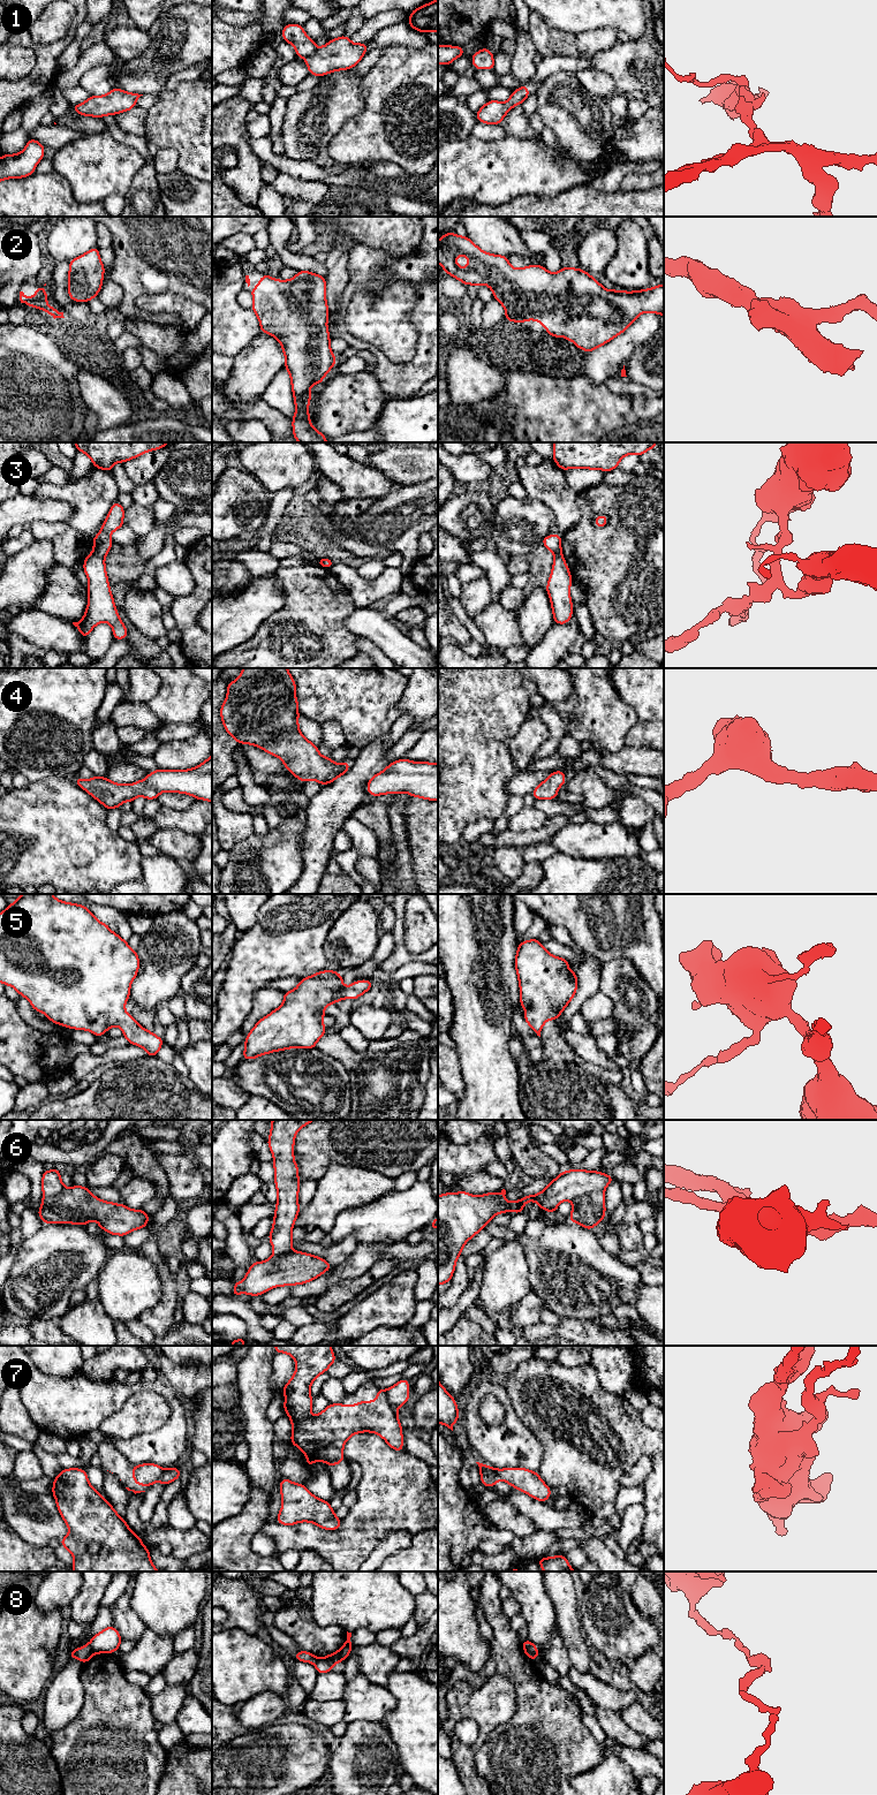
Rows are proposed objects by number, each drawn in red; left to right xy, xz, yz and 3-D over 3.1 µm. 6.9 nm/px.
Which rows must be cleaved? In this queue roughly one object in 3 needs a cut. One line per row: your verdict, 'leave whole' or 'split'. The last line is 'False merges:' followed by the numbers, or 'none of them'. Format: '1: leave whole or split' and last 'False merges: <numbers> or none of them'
1: leave whole
2: leave whole
3: split
4: leave whole
5: leave whole
6: split
7: split
8: split
False merges: 3, 6, 7, 8

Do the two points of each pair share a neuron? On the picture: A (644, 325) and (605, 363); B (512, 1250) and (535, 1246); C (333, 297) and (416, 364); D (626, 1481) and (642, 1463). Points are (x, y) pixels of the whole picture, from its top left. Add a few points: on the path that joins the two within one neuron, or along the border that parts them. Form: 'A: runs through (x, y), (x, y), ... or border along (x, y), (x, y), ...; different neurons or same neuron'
A: runs through (635, 334), (614, 354); same neuron
B: border along (514, 1239), (522, 1246), (529, 1274); different neurons
C: border along (348, 275), (338, 308), (330, 315); different neurons
D: runs through (630, 1477), (640, 1468); same neuron

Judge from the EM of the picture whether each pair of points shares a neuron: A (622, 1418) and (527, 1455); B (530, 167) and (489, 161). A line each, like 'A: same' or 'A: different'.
A: different
B: same

